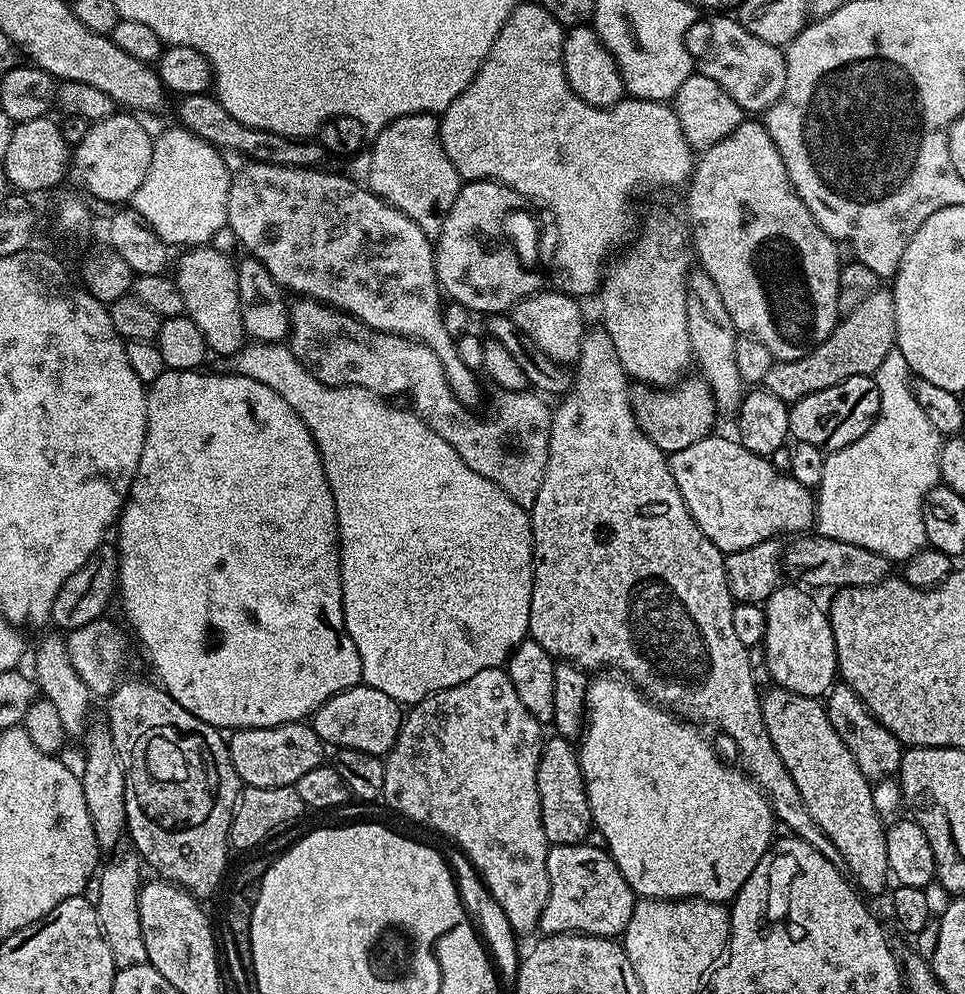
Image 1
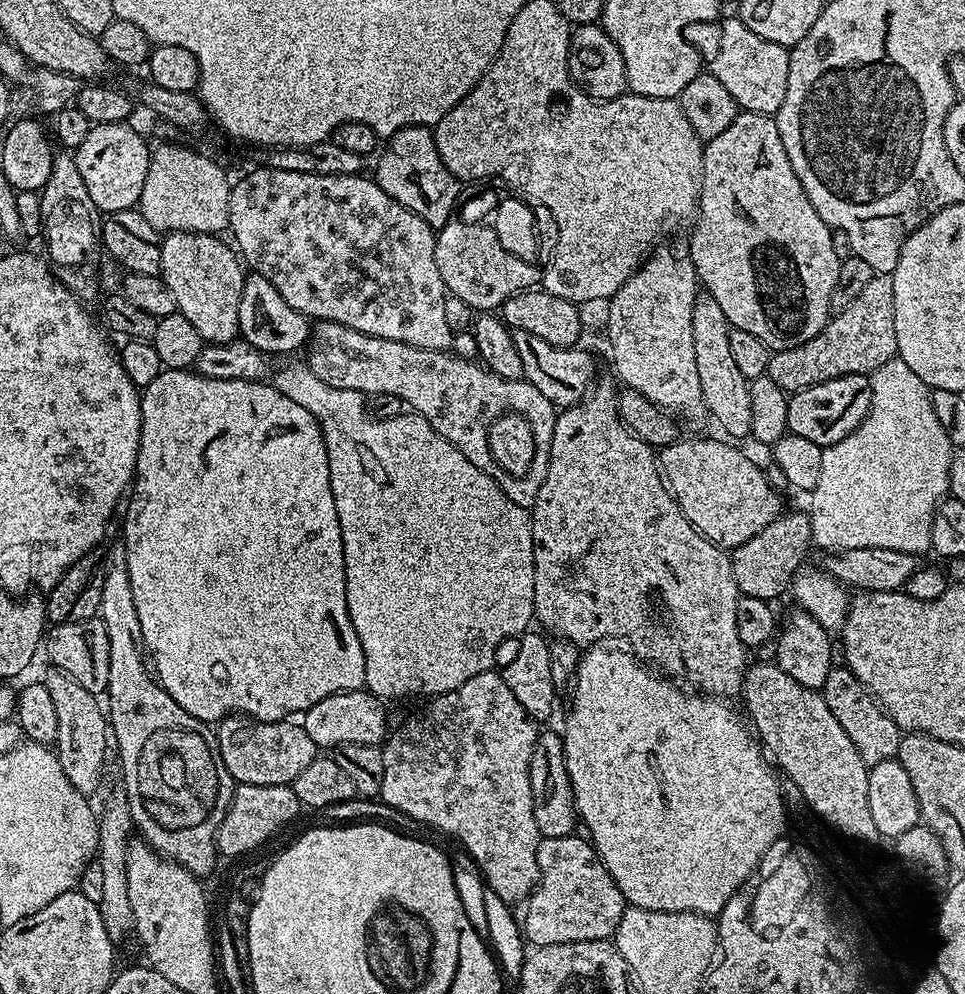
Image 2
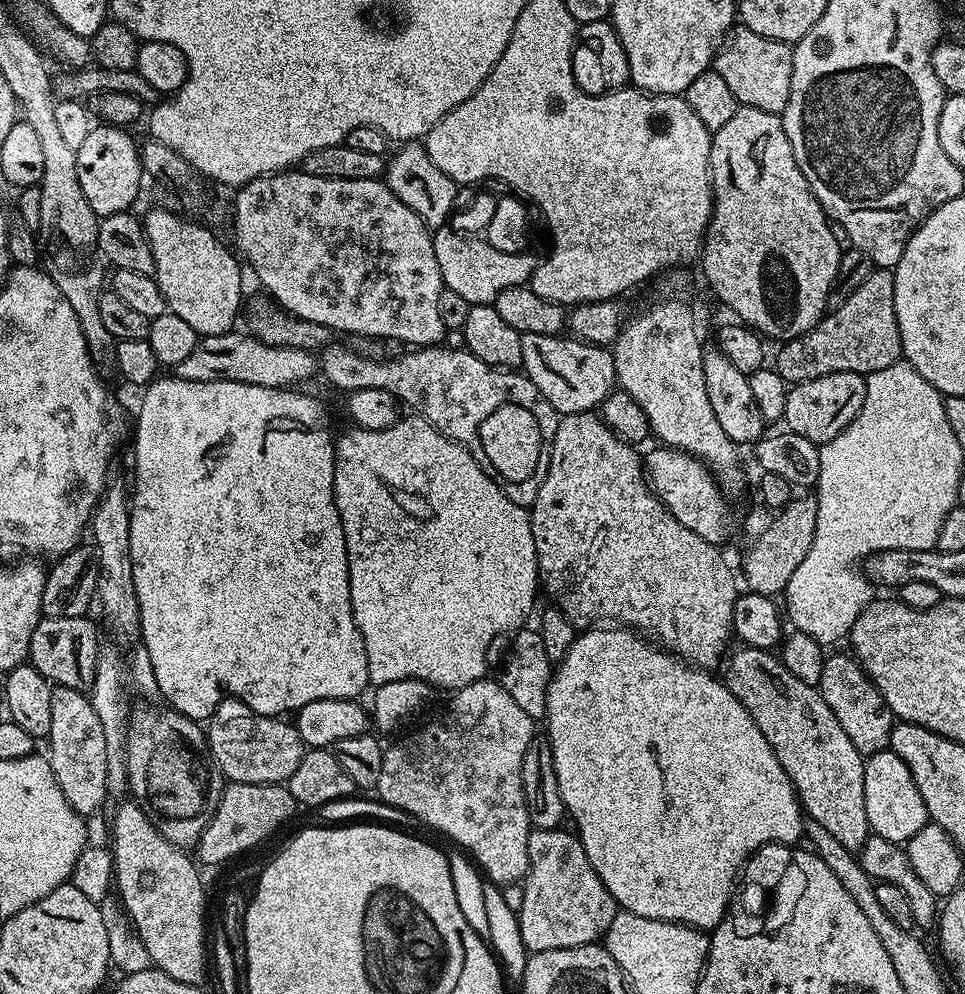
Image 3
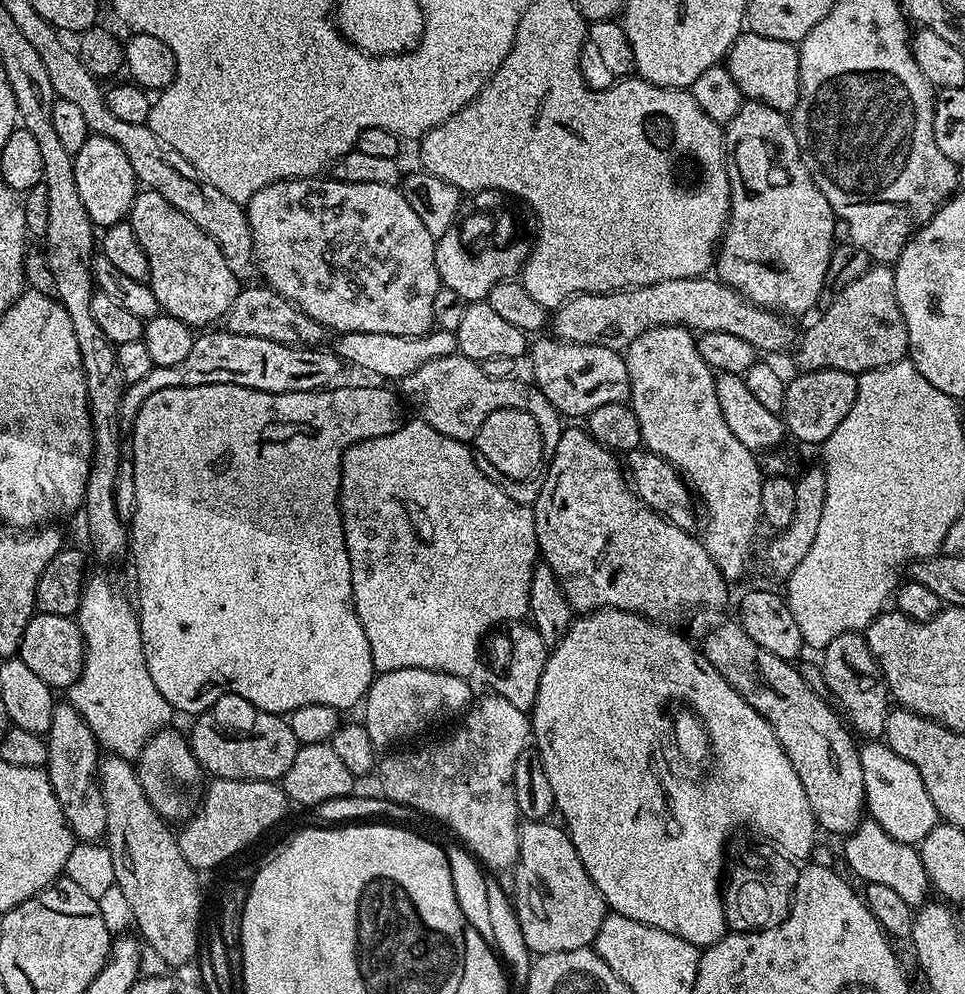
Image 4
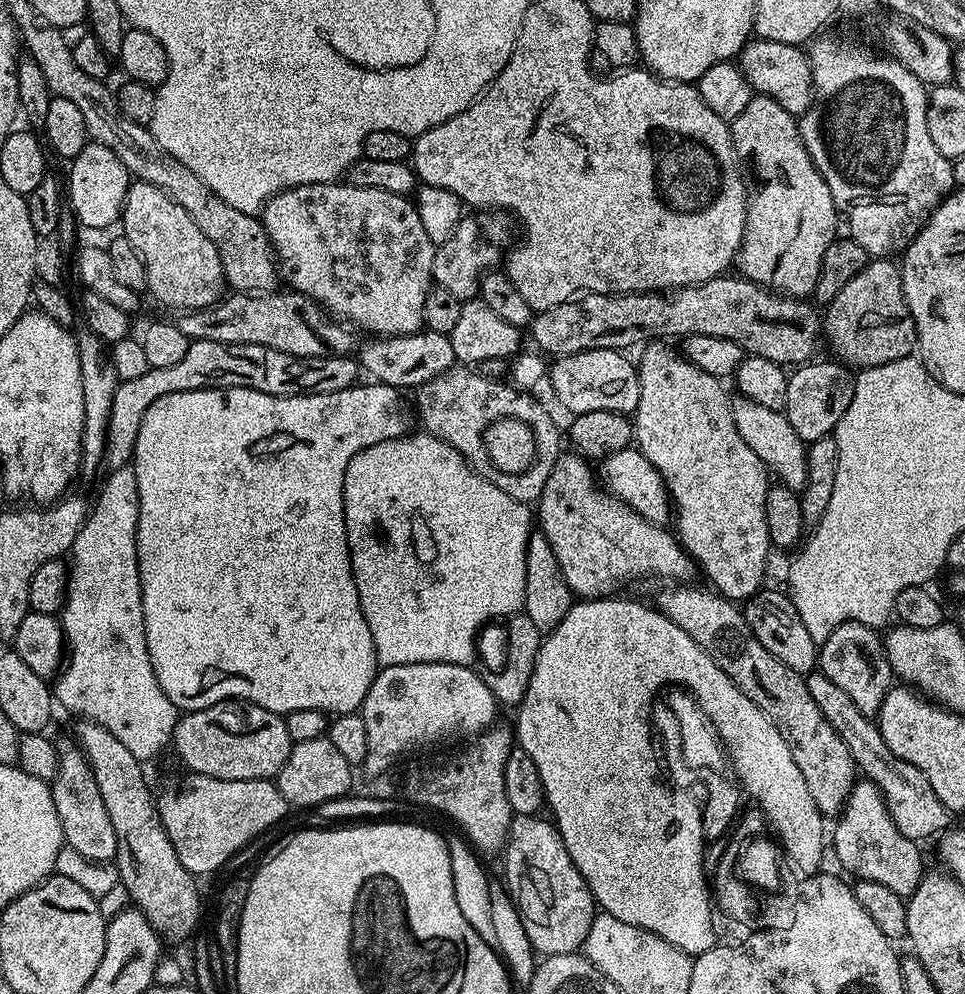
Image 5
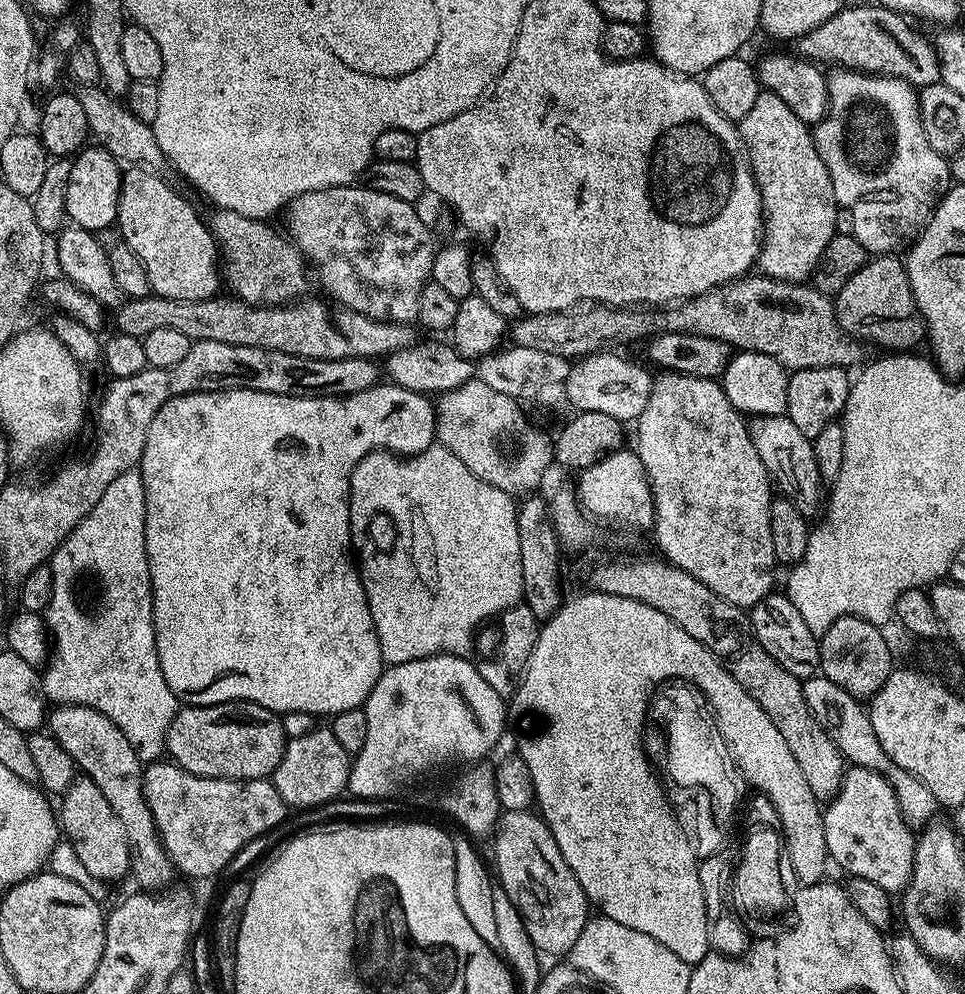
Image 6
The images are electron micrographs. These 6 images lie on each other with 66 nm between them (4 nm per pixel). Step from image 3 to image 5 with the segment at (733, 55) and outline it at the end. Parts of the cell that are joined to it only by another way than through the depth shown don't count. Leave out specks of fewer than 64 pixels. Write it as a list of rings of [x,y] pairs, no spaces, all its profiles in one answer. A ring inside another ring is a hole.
[[[752,38],[741,50],[738,66],[753,93],[774,98],[790,115],[799,118],[812,106],[812,61],[803,47]]]

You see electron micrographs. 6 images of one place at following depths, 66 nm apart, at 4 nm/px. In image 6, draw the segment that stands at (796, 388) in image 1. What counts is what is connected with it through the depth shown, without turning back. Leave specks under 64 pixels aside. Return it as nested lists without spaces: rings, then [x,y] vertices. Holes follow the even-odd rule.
[[[880,254],[869,259],[868,263],[863,264],[858,270],[858,274],[854,274],[854,278],[850,278],[850,282],[846,282],[846,286],[842,286],[842,290],[836,293],[834,303],[840,327],[849,336],[861,342],[867,342],[869,345],[870,343],[877,344],[878,347],[884,348],[880,350],[910,350],[913,349],[910,347],[918,343],[920,339],[922,341],[925,339],[924,315],[918,310],[914,290],[910,290],[908,269],[899,255]]]

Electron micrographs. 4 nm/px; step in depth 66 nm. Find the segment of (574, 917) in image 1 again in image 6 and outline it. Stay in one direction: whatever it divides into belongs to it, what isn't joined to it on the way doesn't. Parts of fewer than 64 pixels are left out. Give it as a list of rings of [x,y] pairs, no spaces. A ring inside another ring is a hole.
[[[532,810],[504,812],[496,825],[494,839],[494,872],[499,887],[519,908],[536,951],[549,952],[552,956],[571,953],[578,934],[582,934],[590,918],[590,905],[582,886],[578,886],[578,878],[574,878],[574,870],[566,866],[566,858],[562,858],[562,850],[558,850],[558,842],[554,842],[554,834],[543,816]]]

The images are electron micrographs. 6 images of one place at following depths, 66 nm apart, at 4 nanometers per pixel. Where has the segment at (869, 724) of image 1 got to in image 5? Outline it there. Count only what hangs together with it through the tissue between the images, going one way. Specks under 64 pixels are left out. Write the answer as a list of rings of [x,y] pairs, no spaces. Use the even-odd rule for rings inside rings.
[[[842,622],[818,648],[818,668],[830,682],[845,693],[866,717],[875,717],[888,691],[894,686],[892,667],[884,653],[877,629],[862,622]]]

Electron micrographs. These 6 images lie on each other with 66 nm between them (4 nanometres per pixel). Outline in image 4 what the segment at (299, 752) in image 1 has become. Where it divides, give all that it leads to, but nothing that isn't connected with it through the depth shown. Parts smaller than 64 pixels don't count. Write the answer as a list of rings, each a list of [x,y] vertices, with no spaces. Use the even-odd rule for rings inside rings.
[[[233,692],[218,698],[214,706],[199,713],[193,720],[196,721],[192,724],[192,732],[190,731],[190,743],[192,752],[196,755],[196,761],[205,773],[221,780],[283,781],[286,770],[290,770],[290,765],[294,762],[294,754],[301,745],[294,738],[291,723],[283,715],[262,710]]]

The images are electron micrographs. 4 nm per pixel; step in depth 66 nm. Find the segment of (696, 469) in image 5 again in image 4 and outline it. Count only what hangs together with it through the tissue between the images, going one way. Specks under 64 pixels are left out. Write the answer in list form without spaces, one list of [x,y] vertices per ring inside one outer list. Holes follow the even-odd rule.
[[[665,326],[646,330],[623,353],[626,370],[630,374],[632,394],[630,407],[638,418],[640,439],[649,452],[666,458],[684,478],[685,484],[692,489],[699,507],[702,509],[702,528],[704,524],[704,549],[718,566],[724,579],[735,582],[748,568],[752,556],[752,543],[756,540],[756,527],[761,527],[762,482],[765,473],[760,467],[757,453],[751,452],[726,426],[722,410],[718,407],[716,376],[698,354],[697,337],[683,326]]]

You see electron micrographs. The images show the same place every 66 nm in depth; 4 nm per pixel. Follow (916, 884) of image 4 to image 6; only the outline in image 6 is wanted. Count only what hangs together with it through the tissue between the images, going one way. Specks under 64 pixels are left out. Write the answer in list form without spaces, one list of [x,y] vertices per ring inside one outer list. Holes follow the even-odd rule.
[[[849,767],[840,788],[827,801],[824,833],[831,863],[849,877],[867,878],[889,894],[903,893],[914,870],[917,833],[900,809],[890,782],[882,773],[862,767]]]

